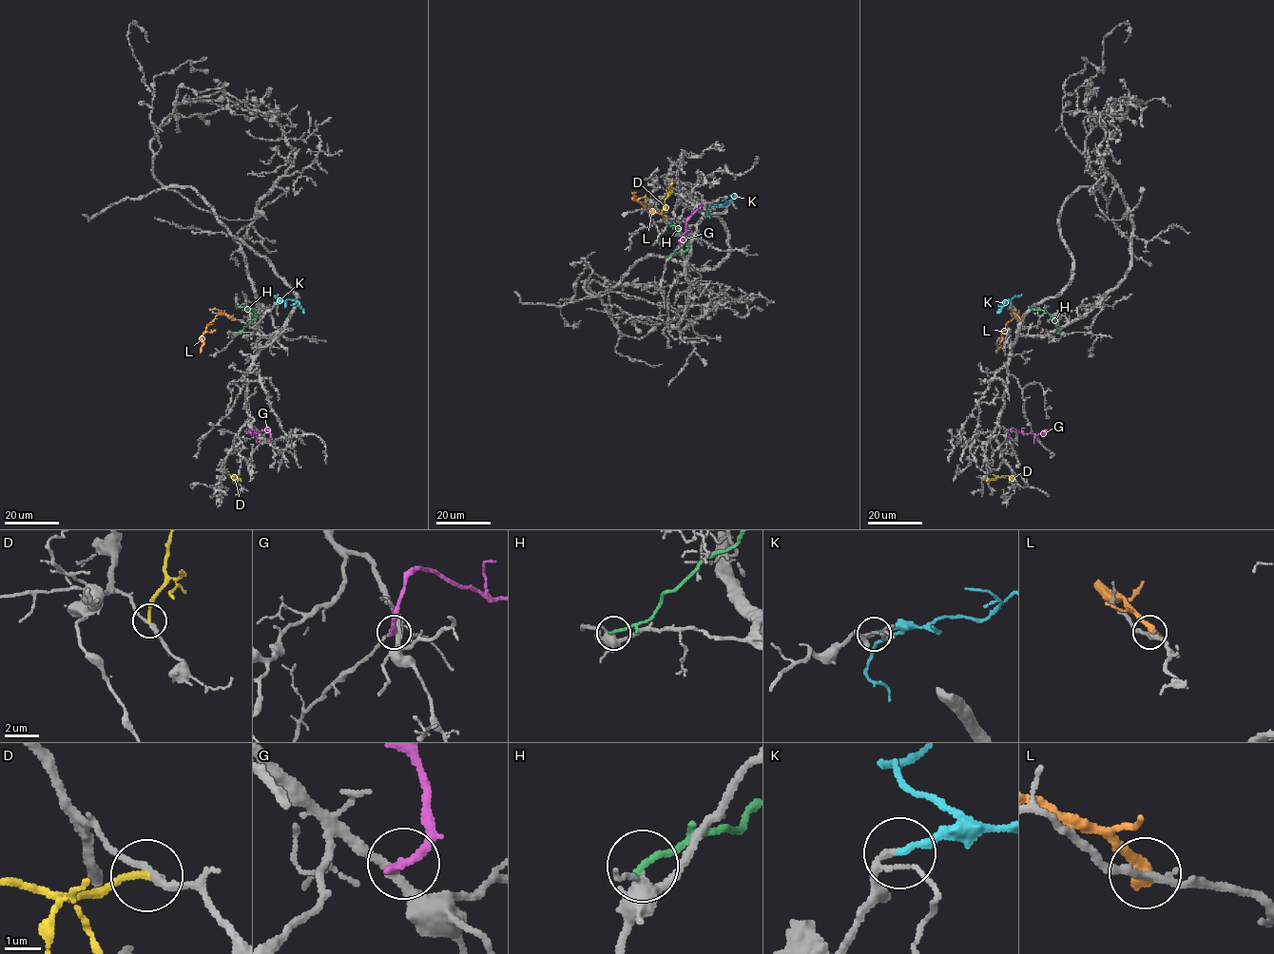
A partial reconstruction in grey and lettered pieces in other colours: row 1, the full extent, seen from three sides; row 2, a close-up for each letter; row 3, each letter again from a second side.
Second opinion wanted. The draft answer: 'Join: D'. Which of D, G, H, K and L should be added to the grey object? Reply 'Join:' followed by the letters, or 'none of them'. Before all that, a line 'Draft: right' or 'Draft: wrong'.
Draft: wrong
Join: K

